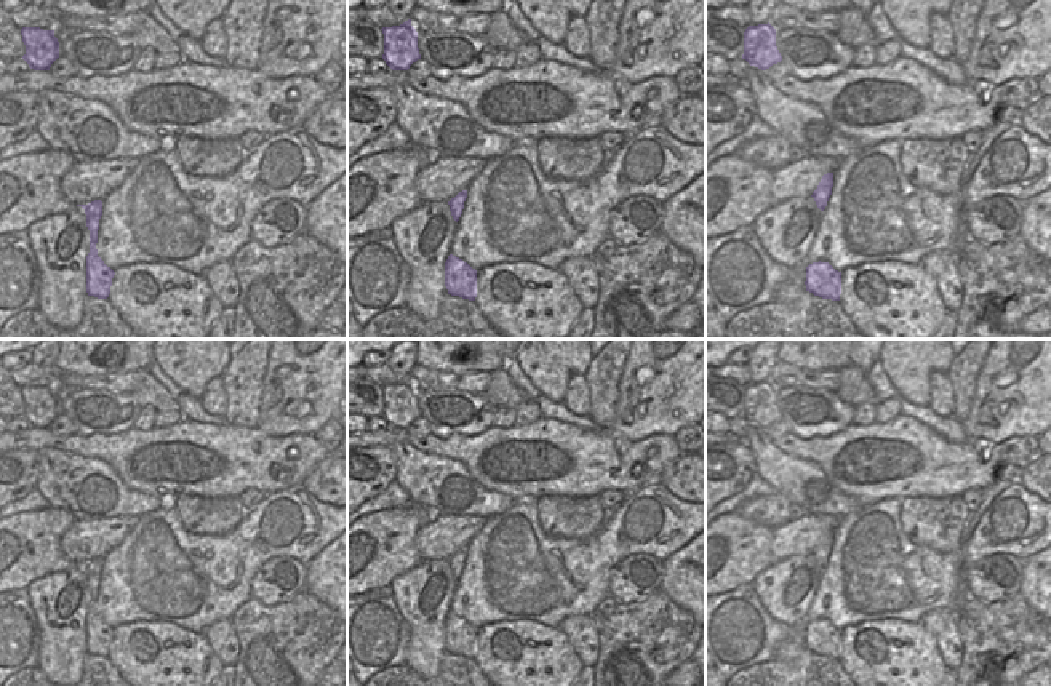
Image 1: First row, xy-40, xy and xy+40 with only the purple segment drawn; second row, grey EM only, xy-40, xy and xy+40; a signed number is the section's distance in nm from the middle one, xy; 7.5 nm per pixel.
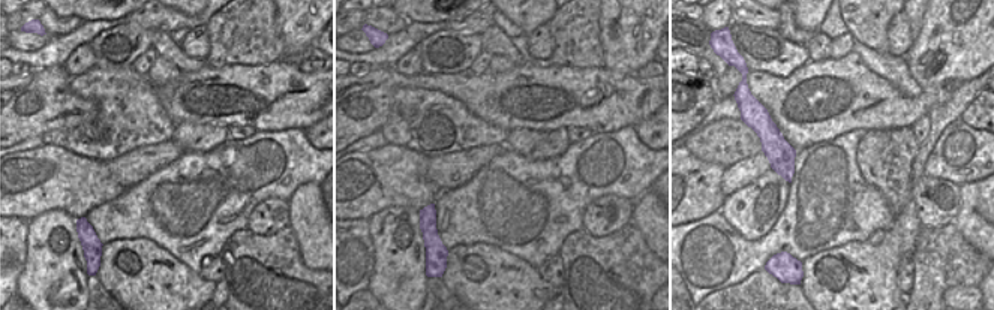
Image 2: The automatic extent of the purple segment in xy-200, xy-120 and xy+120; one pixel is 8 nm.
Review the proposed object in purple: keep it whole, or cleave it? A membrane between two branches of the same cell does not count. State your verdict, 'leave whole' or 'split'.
leave whole

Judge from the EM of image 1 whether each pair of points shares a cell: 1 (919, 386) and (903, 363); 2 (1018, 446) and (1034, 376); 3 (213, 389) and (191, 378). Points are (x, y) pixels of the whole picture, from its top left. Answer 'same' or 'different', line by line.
1: same
2: different
3: different

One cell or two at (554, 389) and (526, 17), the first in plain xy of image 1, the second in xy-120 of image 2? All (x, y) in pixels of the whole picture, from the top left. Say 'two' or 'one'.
one

